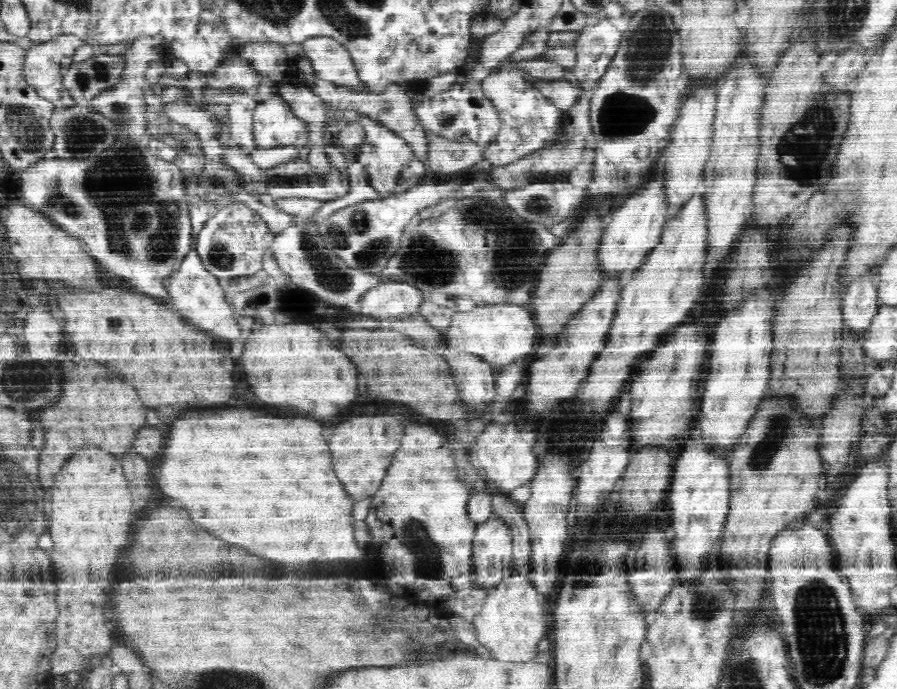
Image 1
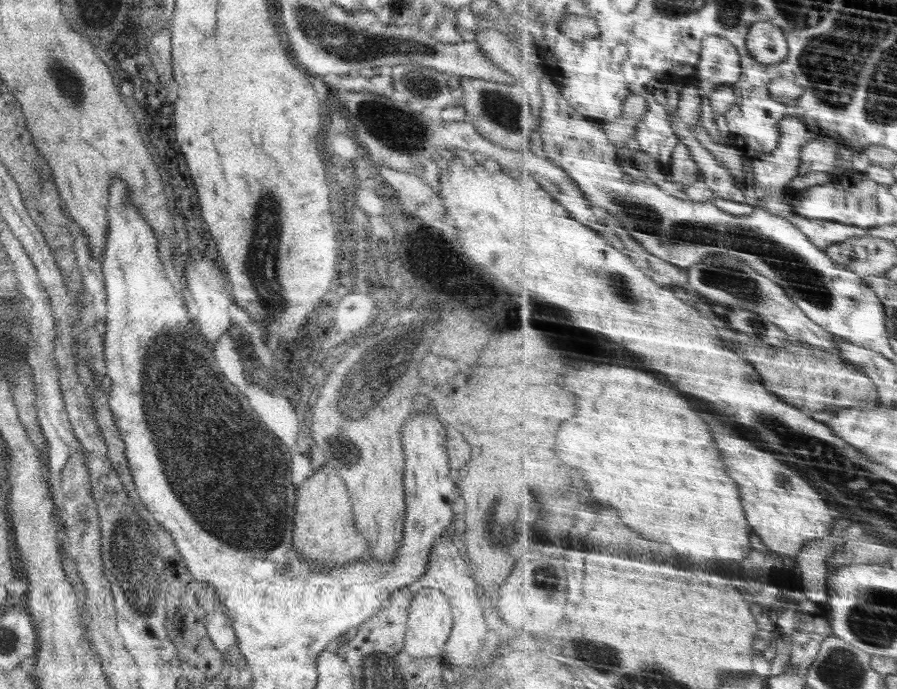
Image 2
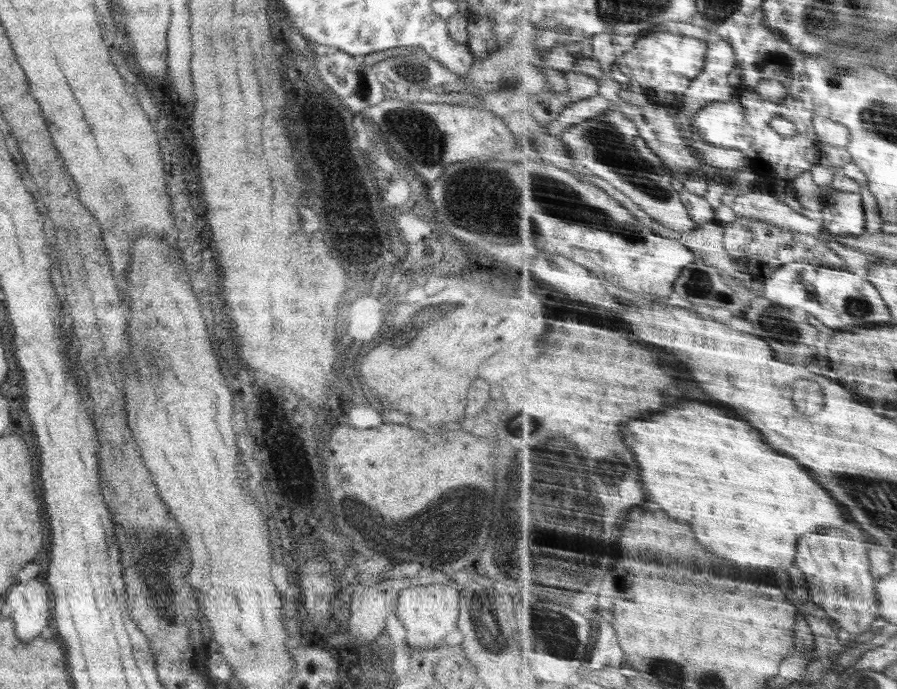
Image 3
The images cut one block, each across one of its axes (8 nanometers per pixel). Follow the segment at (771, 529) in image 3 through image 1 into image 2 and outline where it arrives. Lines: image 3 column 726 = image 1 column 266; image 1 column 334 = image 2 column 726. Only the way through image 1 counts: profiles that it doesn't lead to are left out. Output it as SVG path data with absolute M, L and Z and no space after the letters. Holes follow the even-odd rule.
M584 364L578 372L566 376L562 386L578 394L580 410L576 418L562 424L562 432L558 434L558 456L580 472L584 460L584 480L598 500L602 498L604 504L616 506L622 520L646 538L668 542L682 554L696 554L708 560L748 558L754 550L752 524L746 520L740 488L728 476L706 420L684 396L664 386L650 372L618 364L598 364L592 368Z

